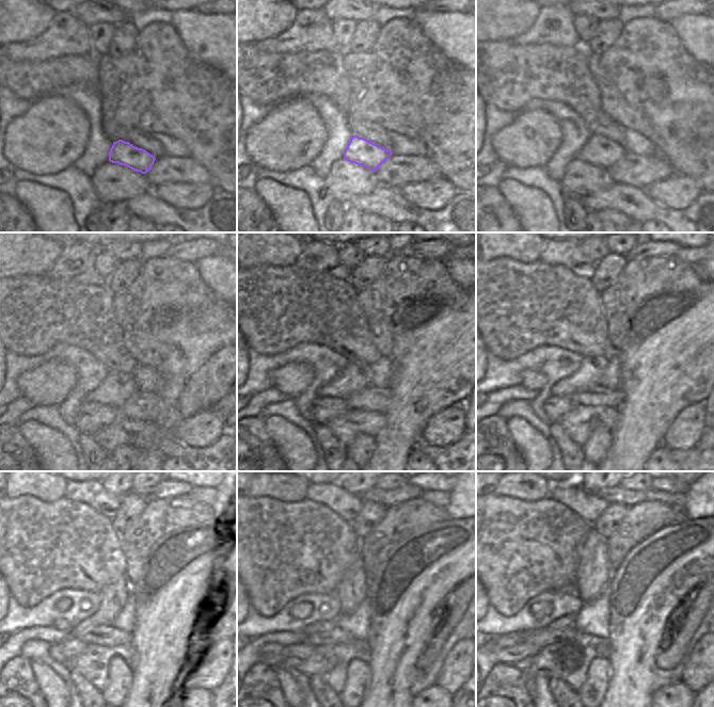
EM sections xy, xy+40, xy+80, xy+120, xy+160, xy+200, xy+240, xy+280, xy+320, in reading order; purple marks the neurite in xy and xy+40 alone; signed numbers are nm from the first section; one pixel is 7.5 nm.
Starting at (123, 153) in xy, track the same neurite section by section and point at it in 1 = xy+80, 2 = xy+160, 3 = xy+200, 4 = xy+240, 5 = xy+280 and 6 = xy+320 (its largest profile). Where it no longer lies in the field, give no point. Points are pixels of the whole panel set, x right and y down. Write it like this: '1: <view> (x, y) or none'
1: xy+80 (599, 150)
2: xy+160 (355, 375)
3: xy+200 (591, 369)
4: xy+240 (114, 595)
5: xy+280 (352, 589)
6: xy+320 (593, 571)

